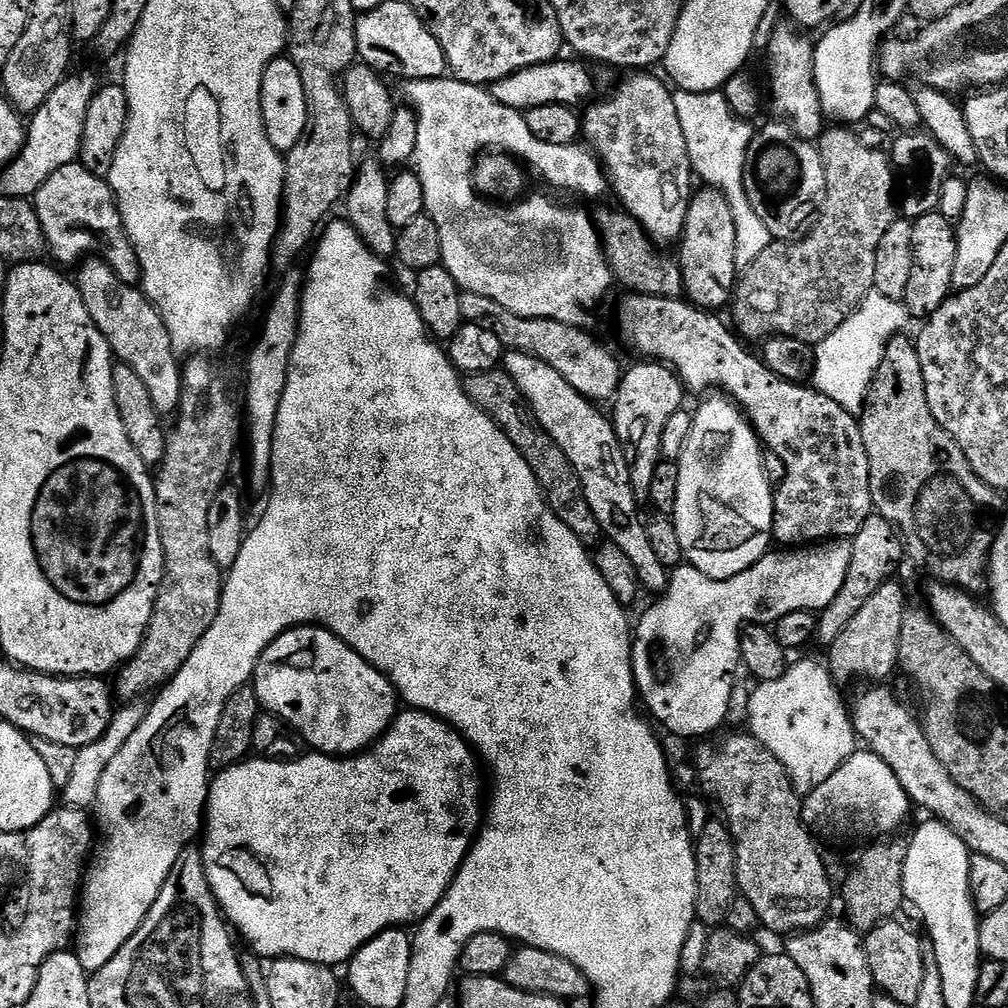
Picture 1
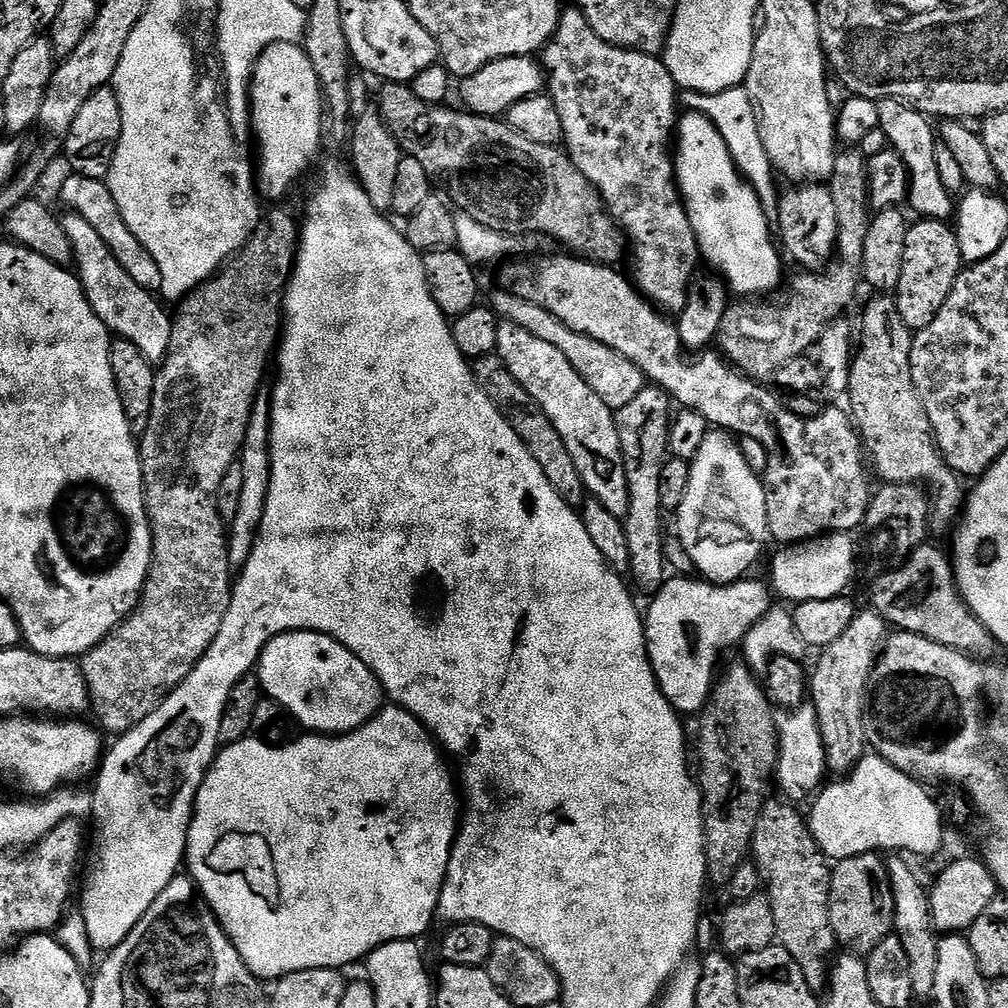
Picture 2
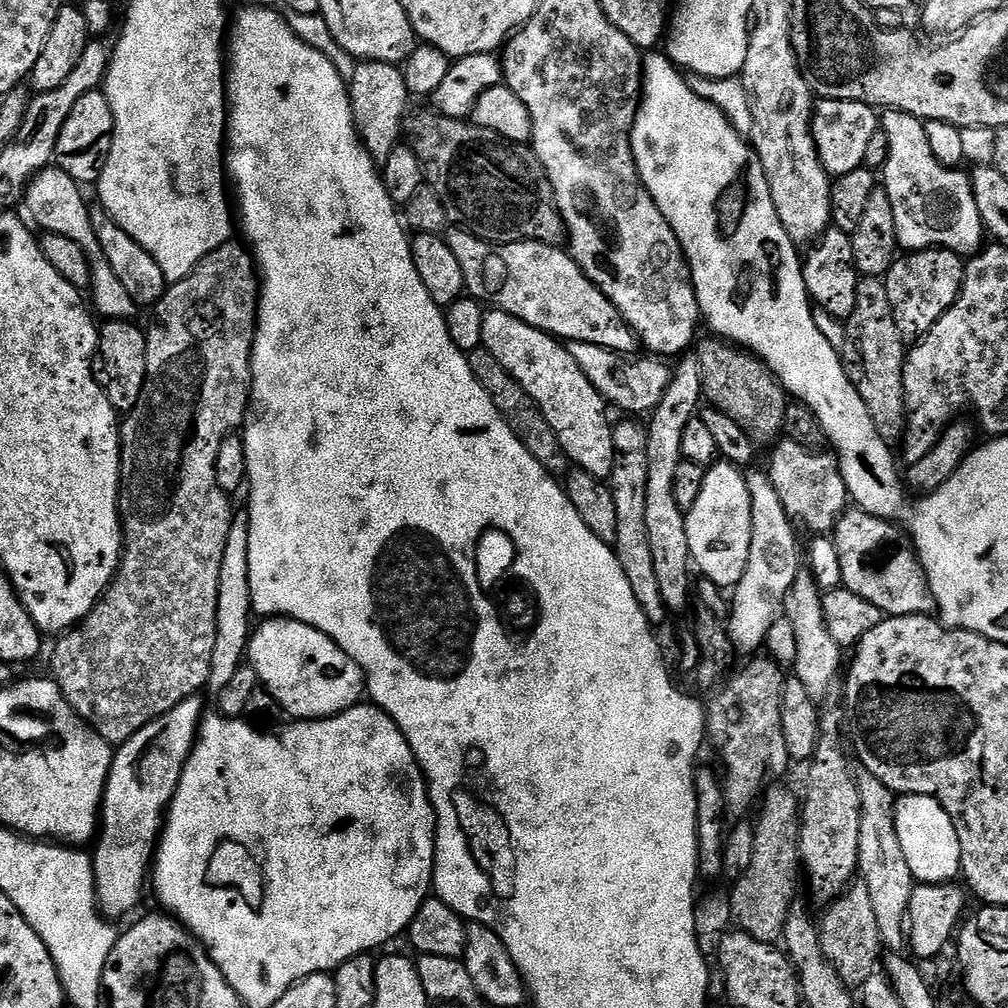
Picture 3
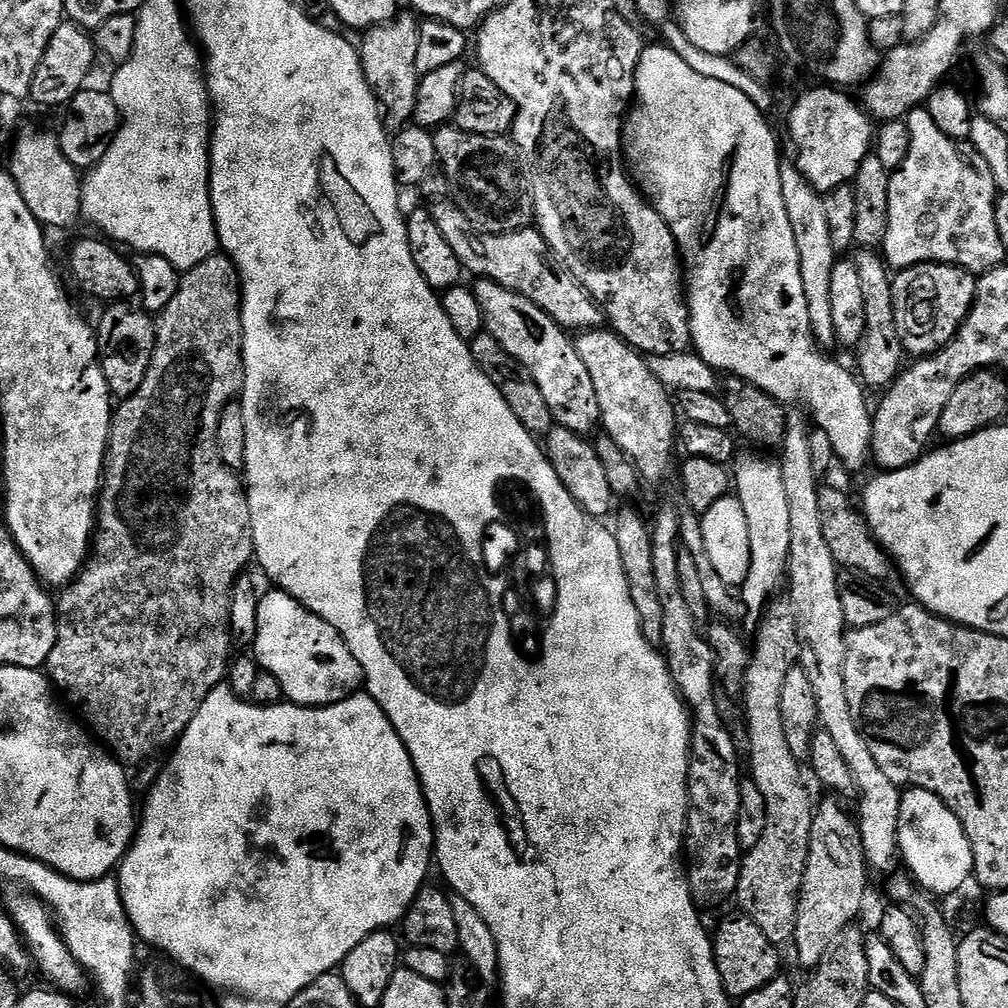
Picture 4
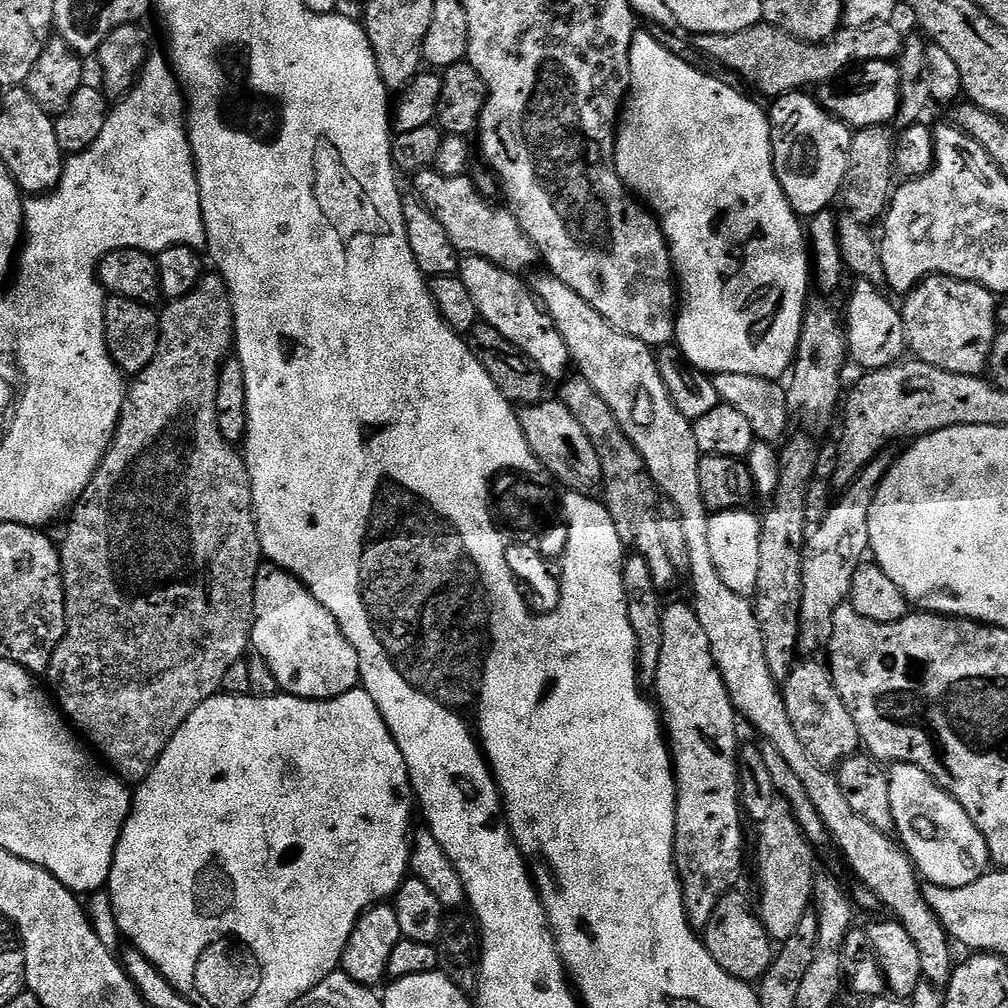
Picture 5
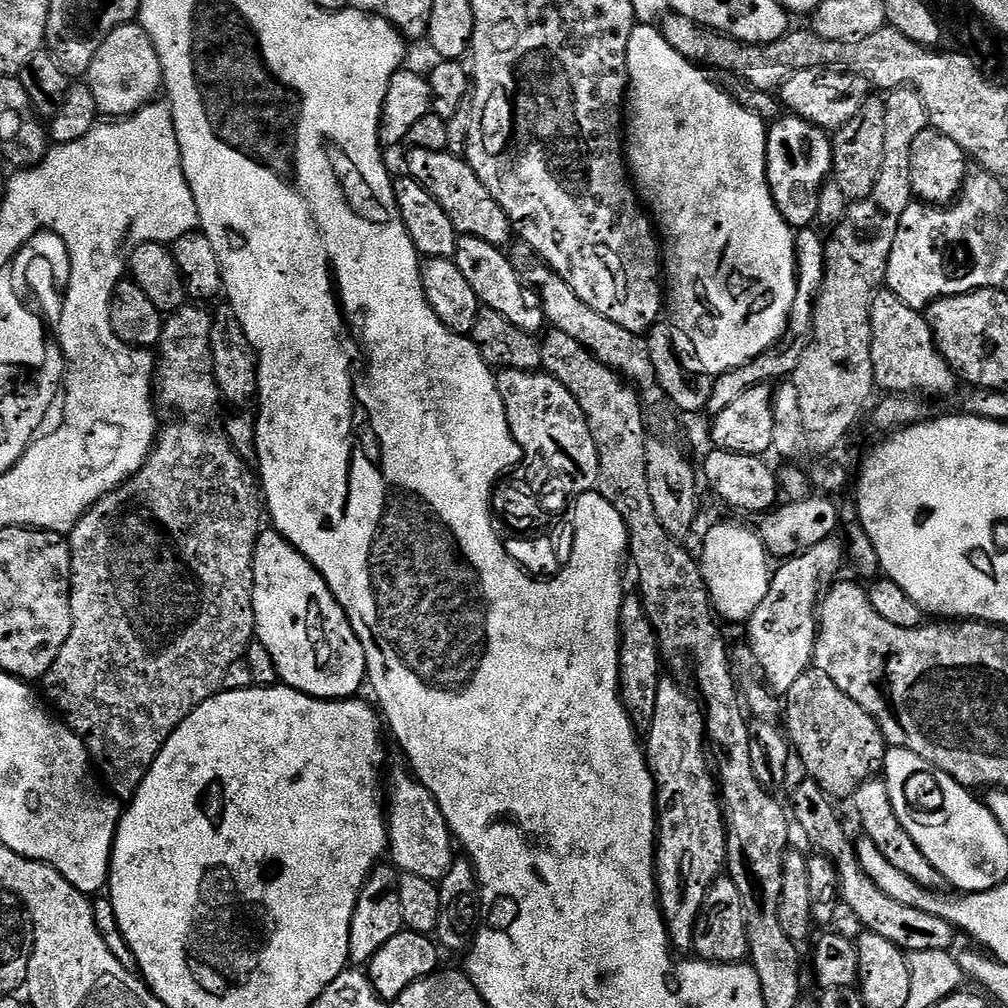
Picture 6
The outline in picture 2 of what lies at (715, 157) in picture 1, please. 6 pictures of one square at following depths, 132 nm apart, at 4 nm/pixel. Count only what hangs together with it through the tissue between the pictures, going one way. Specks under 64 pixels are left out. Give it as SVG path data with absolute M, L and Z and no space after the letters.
M732 89L721 93L711 93L695 100L698 101L692 104L693 109L707 117L722 134L736 169L759 194L760 205L763 206L764 217L766 217L769 227L777 227L780 222L780 201L772 180L774 169L762 146L761 135L757 132L757 118L750 106L748 96L739 89Z

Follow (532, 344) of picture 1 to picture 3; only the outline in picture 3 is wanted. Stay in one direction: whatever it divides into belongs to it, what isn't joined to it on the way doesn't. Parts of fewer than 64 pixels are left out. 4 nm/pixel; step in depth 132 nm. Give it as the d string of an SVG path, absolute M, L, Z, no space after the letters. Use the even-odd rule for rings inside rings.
M571 342L567 345L574 362L582 366L582 374L590 378L594 390L613 409L621 408L624 414L650 414L662 402L662 394L666 394L666 386L670 386L673 369L667 368L665 361L660 358L653 358L651 355L637 355L629 358L619 352L612 352L609 348L583 344L582 342ZM640 356L640 357L639 357ZM636 359L637 360L632 360ZM652 359L652 360L651 360ZM616 407L616 408L615 408Z

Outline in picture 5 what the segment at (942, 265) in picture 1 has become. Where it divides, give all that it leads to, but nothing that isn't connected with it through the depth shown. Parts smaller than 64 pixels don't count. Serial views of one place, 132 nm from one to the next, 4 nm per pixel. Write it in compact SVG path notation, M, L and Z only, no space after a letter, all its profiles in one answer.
M928 276L903 297L900 316L915 359L954 374L979 376L988 367L996 342L997 293L969 280Z

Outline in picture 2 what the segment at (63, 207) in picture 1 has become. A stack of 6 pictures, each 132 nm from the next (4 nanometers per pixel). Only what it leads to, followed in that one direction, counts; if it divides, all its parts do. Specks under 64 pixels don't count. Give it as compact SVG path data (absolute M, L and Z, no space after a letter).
M68 174L64 185L60 188L60 200L65 204L65 209L77 212L82 218L86 218L86 222L90 222L90 226L94 230L98 230L102 242L106 242L106 246L114 254L114 258L120 263L122 270L126 270L126 274L138 286L142 286L151 293L155 293L159 289L162 274L158 270L158 262L154 262L154 258L148 253L146 246L142 246L142 242L138 242L138 238L134 238L134 234L130 234L130 230L124 225L124 219L120 217L120 211L117 210L115 202L109 196L108 186L104 180Z

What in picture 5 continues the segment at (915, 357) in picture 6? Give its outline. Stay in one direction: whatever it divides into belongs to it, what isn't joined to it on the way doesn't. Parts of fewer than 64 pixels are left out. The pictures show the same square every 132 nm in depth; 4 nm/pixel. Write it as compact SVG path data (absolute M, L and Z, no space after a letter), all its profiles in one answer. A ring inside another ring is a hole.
M857 279L852 293L848 296L848 320L846 316L846 339L848 354L853 361L861 364L861 369L871 370L898 364L909 351L908 334L904 331L904 320L900 308L892 305L880 293L877 285ZM905 351L905 352L904 352Z

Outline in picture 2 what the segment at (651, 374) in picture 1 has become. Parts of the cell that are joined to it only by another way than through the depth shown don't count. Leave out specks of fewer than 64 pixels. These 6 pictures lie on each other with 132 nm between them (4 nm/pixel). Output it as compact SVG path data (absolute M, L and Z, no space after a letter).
M655 386L638 390L630 406L622 406L616 413L616 430L620 449L624 455L624 474L628 483L628 513L623 516L628 547L627 575L637 593L651 598L666 583L664 559L664 516L662 494L658 494L658 482L662 482L662 466L669 459L668 425L674 412L674 404L667 392Z

